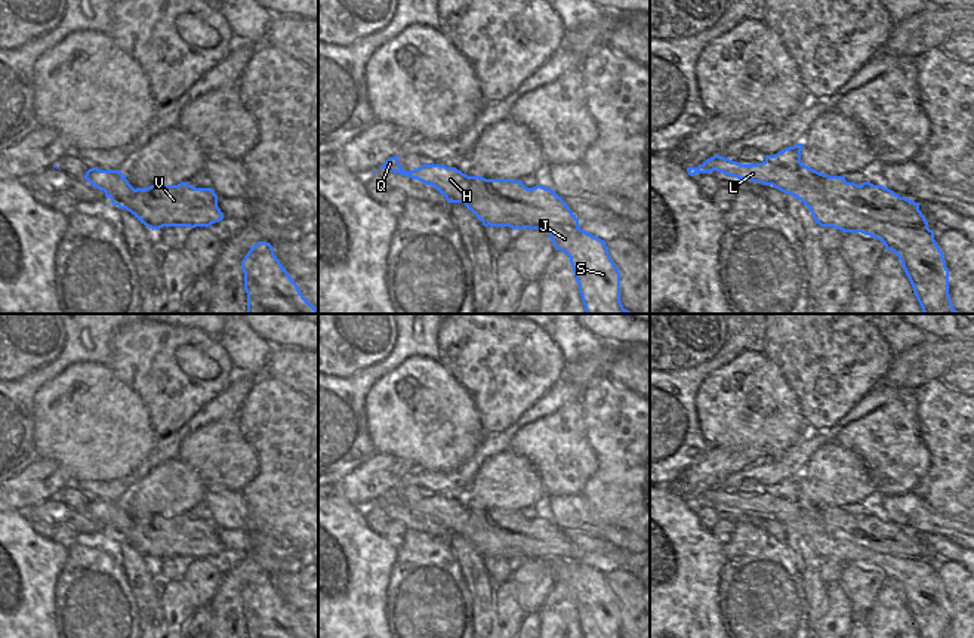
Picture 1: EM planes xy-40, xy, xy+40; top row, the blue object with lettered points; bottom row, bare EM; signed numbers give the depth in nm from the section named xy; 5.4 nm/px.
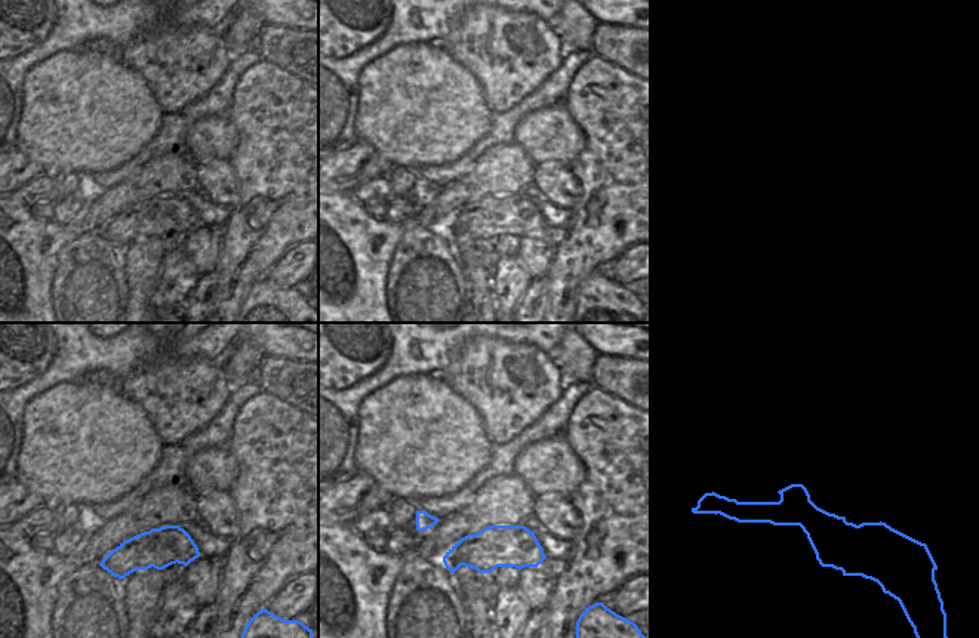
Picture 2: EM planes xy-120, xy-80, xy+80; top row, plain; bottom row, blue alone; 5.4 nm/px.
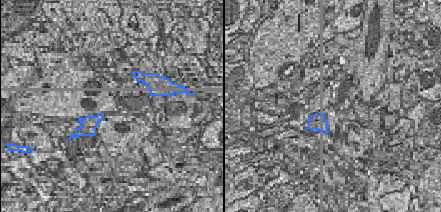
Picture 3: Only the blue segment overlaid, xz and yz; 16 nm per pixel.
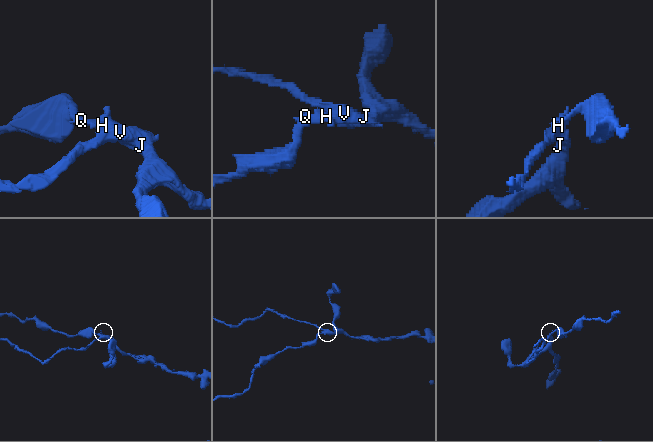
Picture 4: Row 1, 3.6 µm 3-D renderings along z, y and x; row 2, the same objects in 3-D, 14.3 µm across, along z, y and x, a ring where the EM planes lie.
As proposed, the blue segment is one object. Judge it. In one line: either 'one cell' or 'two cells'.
two cells

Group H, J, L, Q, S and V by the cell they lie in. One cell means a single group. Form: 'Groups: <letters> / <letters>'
Groups: H J L Q S / V.

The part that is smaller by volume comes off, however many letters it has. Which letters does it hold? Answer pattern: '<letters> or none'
V

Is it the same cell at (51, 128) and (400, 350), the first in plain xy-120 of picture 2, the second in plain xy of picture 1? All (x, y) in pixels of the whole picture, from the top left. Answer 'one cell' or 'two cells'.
two cells

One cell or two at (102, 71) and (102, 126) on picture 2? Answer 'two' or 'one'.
one

